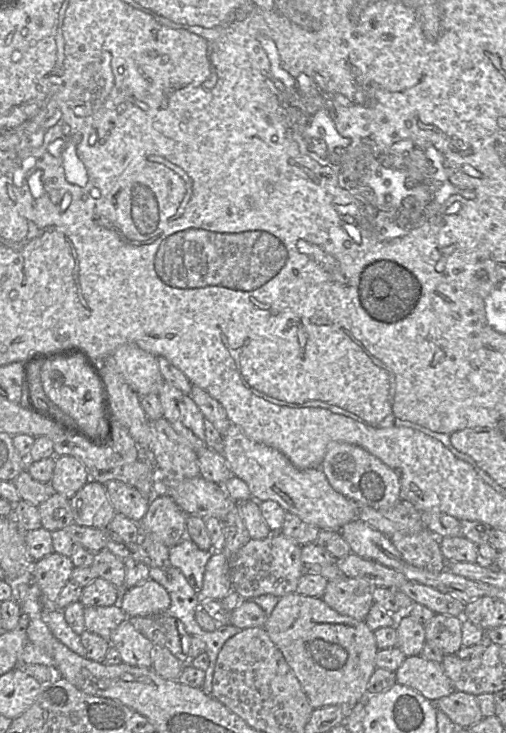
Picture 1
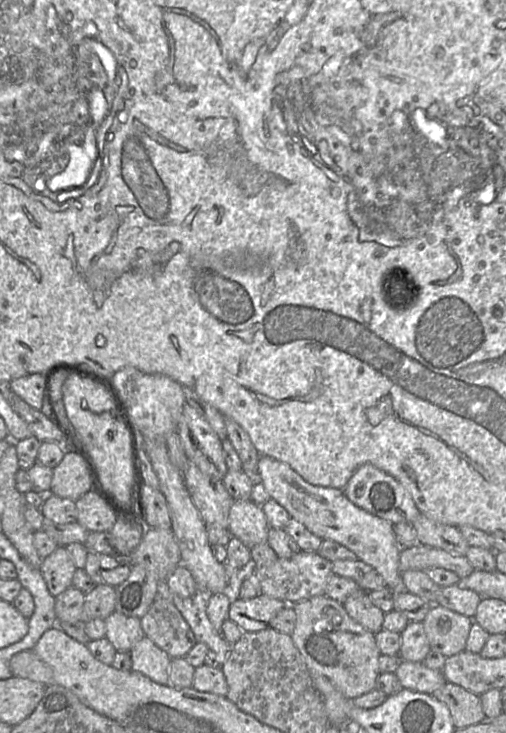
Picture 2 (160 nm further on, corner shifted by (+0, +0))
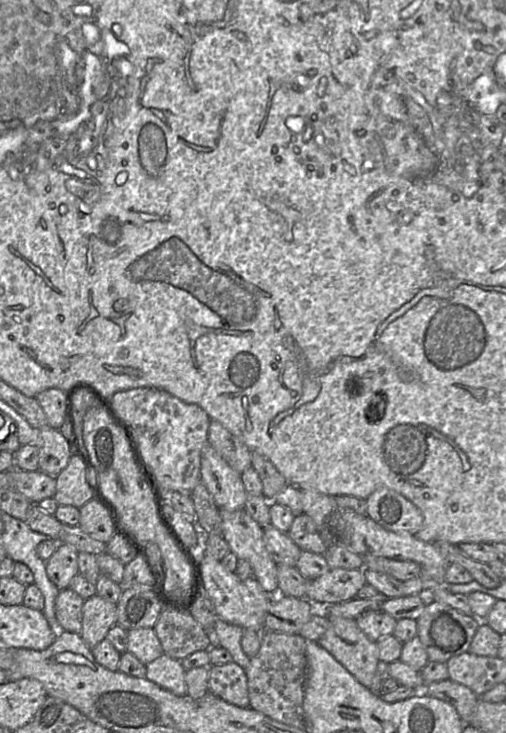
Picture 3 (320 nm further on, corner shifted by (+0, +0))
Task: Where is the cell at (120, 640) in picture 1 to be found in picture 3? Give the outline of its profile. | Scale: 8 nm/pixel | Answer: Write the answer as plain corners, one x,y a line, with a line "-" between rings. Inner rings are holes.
163,654
146,665
146,679
177,696
187,695
185,669
180,660

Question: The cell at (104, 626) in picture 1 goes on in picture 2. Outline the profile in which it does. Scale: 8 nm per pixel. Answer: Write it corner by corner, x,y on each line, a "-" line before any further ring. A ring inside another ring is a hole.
114,611
104,621
106,626
105,638
117,651
129,652
145,636
140,618
126,616

